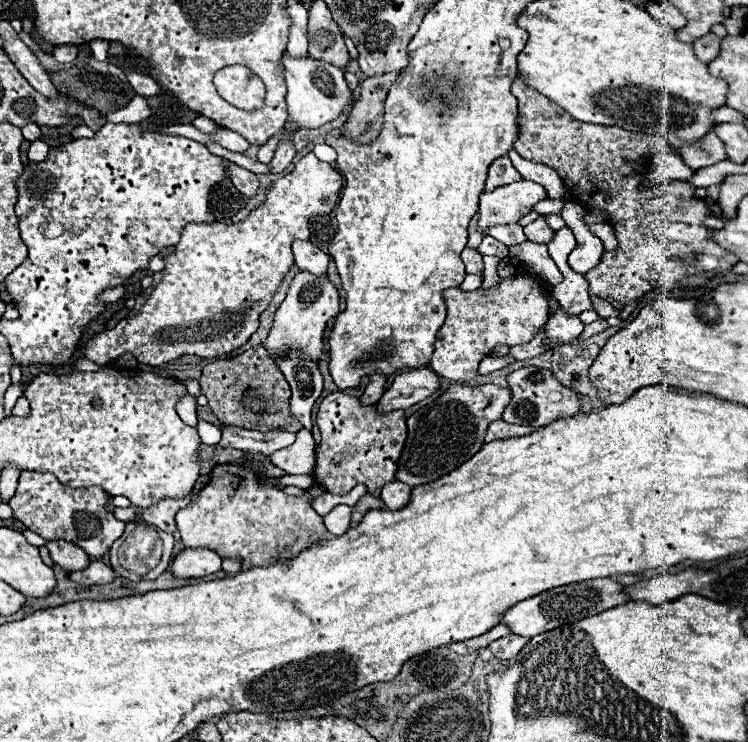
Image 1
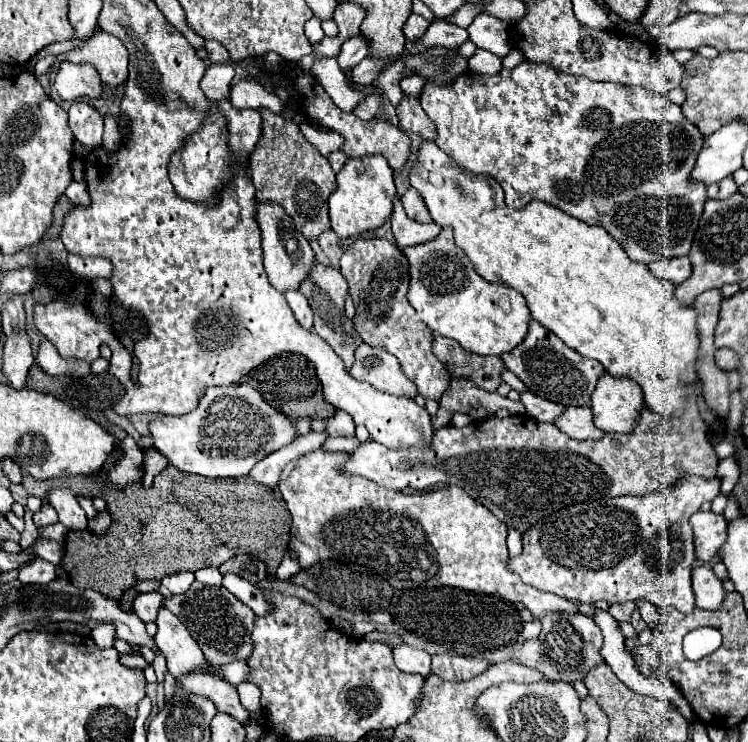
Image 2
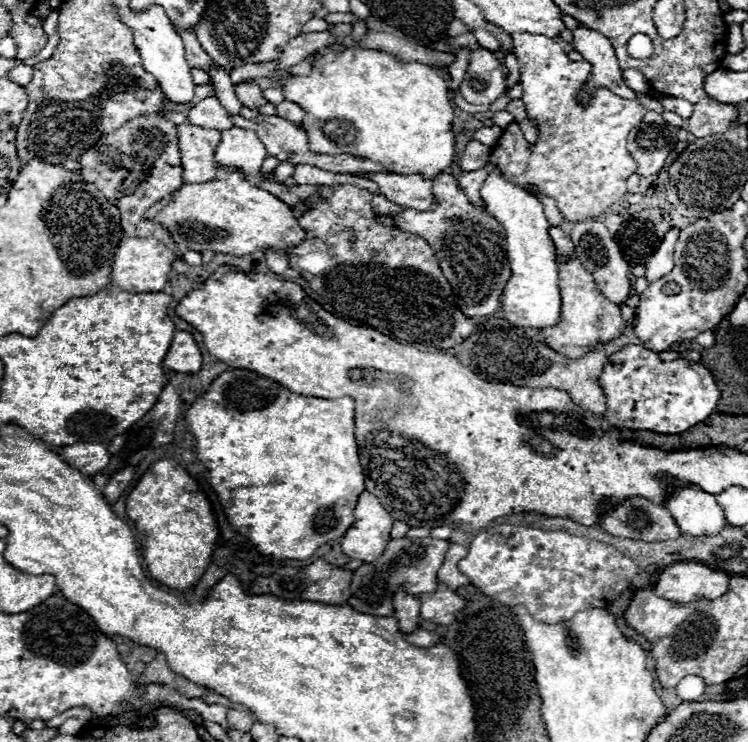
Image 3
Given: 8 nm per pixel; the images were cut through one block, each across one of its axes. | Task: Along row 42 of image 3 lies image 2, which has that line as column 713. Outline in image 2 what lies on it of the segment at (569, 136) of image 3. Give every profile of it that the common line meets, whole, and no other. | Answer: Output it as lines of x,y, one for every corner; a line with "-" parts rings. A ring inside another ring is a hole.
696,512
690,518
694,528
694,546
696,558
708,564
718,556
720,546
726,542
726,520
722,514
714,512

